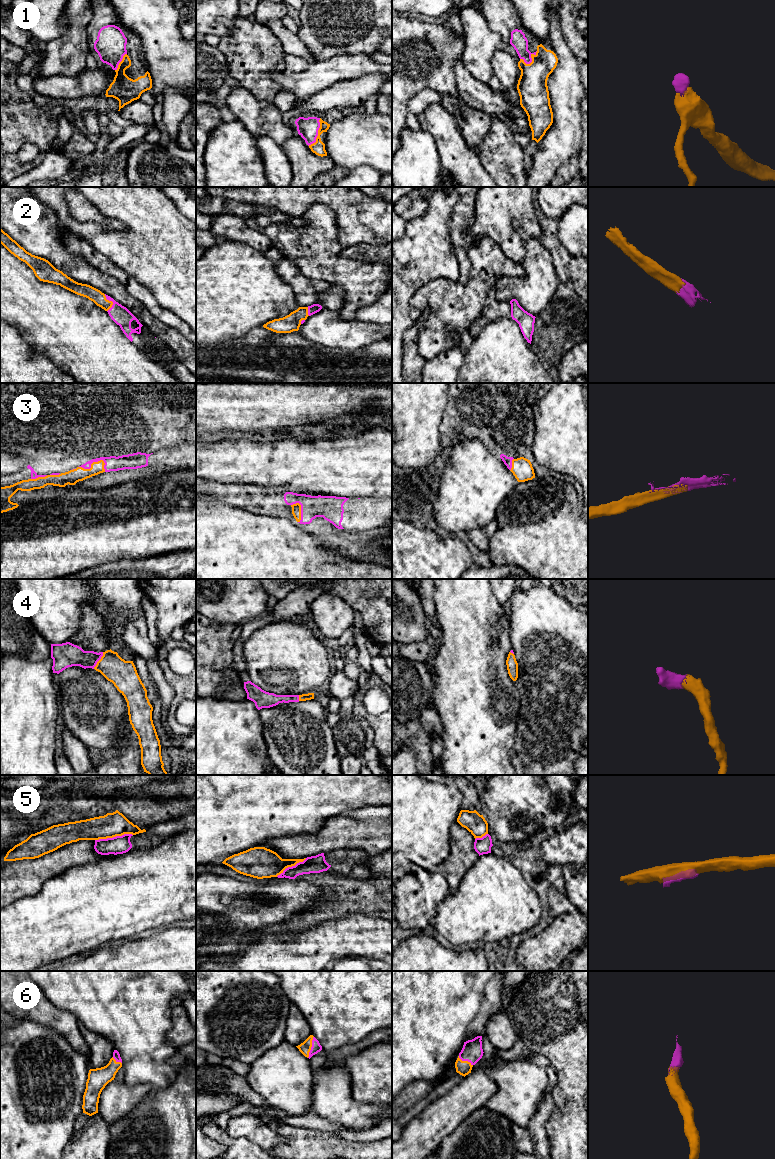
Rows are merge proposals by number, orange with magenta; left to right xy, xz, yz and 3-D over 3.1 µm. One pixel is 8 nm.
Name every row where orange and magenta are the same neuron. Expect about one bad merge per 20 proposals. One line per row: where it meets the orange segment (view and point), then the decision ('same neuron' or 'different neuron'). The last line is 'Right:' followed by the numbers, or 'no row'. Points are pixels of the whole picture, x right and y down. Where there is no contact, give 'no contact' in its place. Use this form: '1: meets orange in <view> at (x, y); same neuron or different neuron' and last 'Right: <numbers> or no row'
1: meets orange in xz at (318, 133); same neuron
2: meets orange in xy at (112, 302); same neuron
3: meets orange in xy at (91, 464); same neuron
4: meets orange in xy at (99, 660); same neuron
5: meets orange in xy at (113, 836); different neuron
6: meets orange in xz at (311, 1046); same neuron
Right: 1, 2, 3, 4, 6

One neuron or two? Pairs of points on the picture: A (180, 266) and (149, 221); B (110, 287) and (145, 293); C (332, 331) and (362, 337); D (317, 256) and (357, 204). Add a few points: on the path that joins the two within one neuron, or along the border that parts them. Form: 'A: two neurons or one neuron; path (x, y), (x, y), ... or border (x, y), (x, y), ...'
A: one neuron; path (171, 255), (158, 242), (155, 232)
B: two neurons; border (108, 275), (119, 280), (126, 290), (144, 305)
C: one neuron; path (339, 333), (355, 335)
D: two neurons; border (335, 221), (337, 241), (344, 247)

